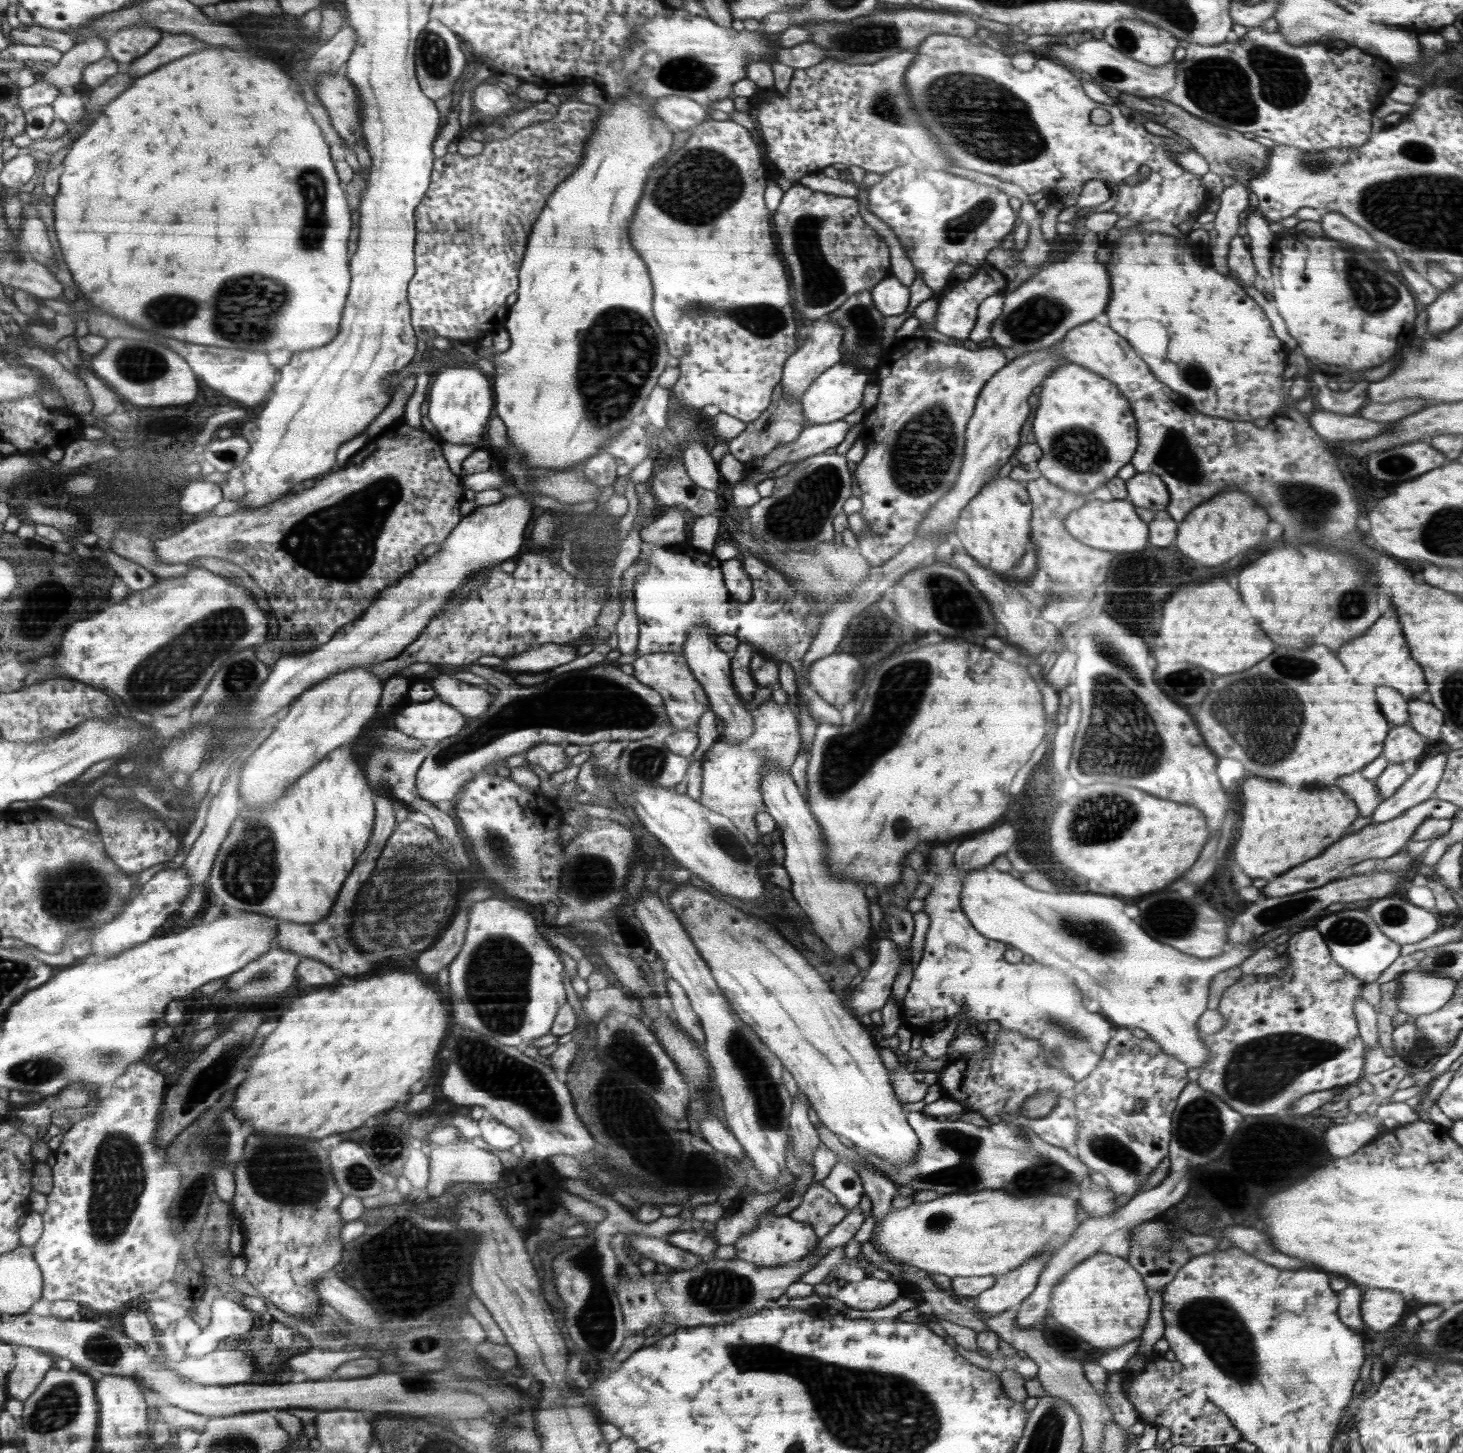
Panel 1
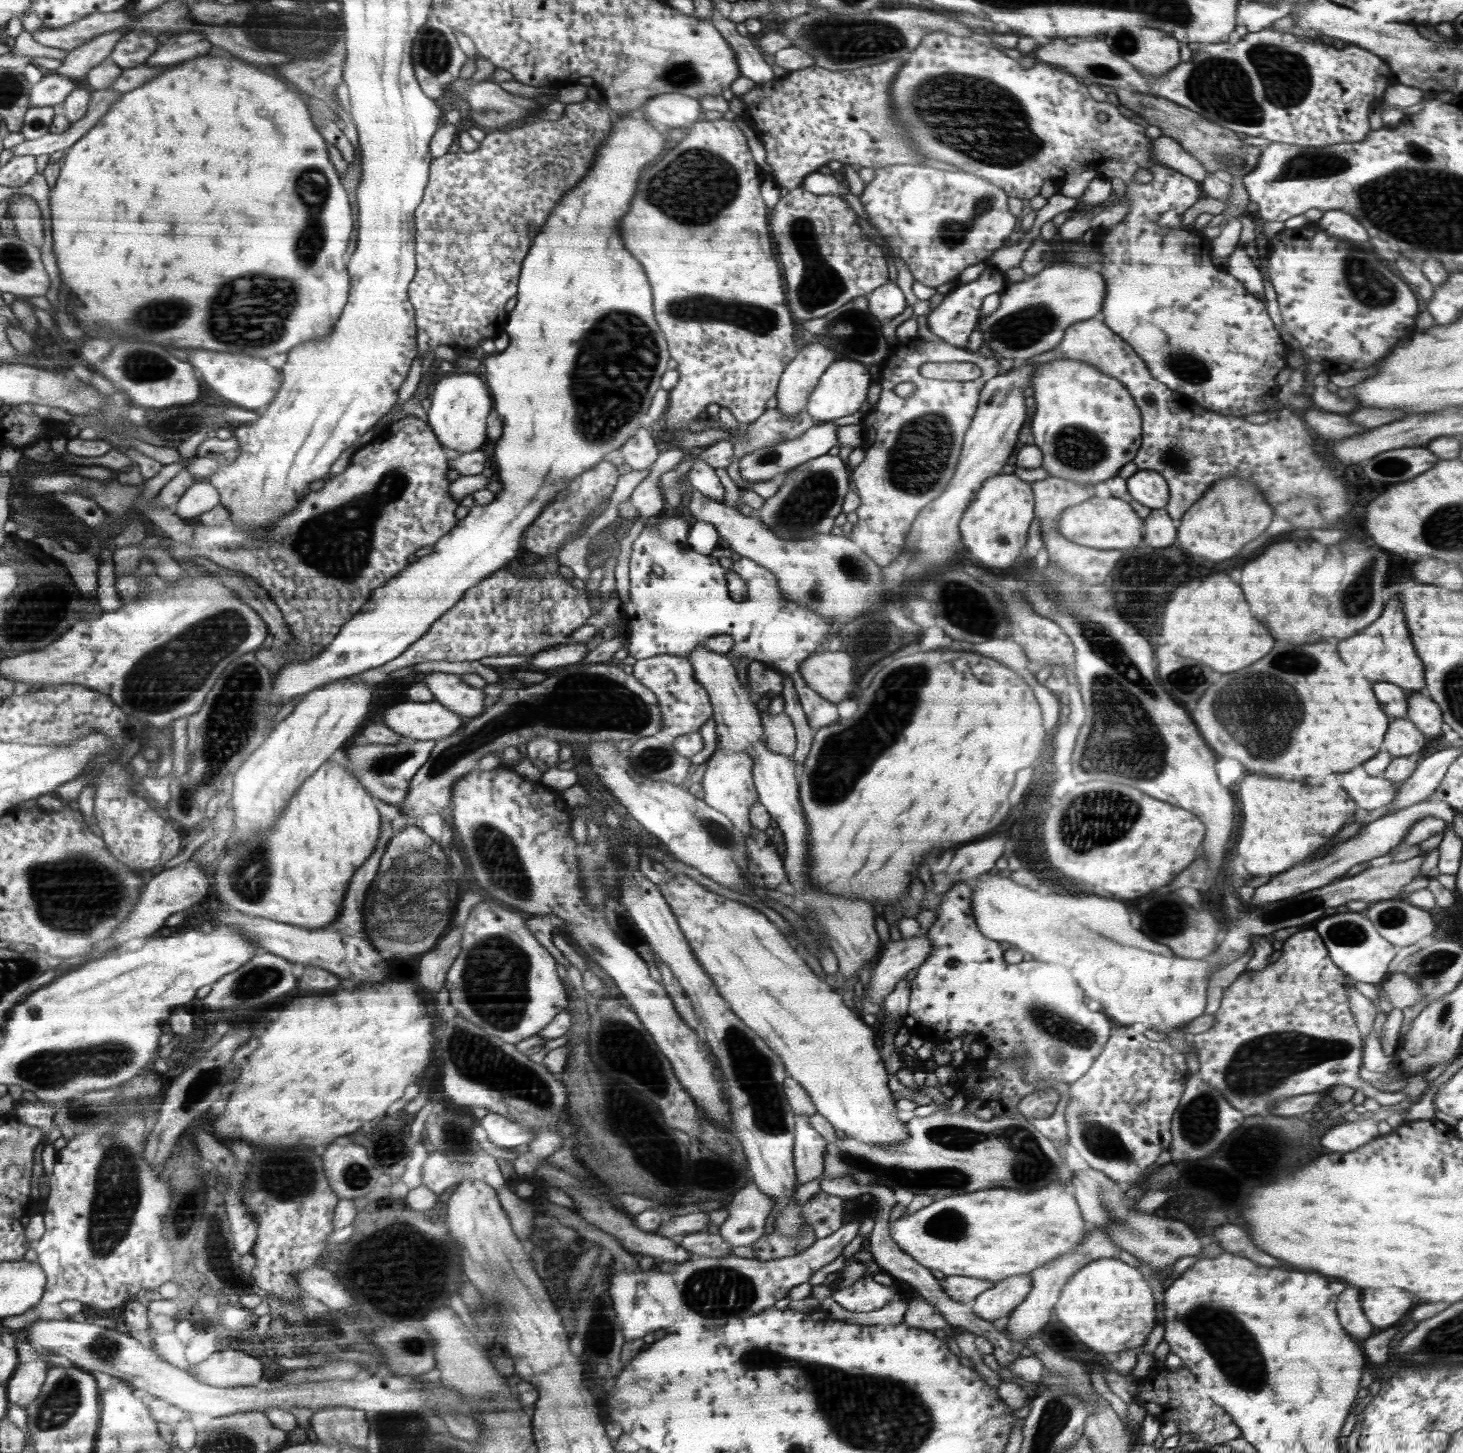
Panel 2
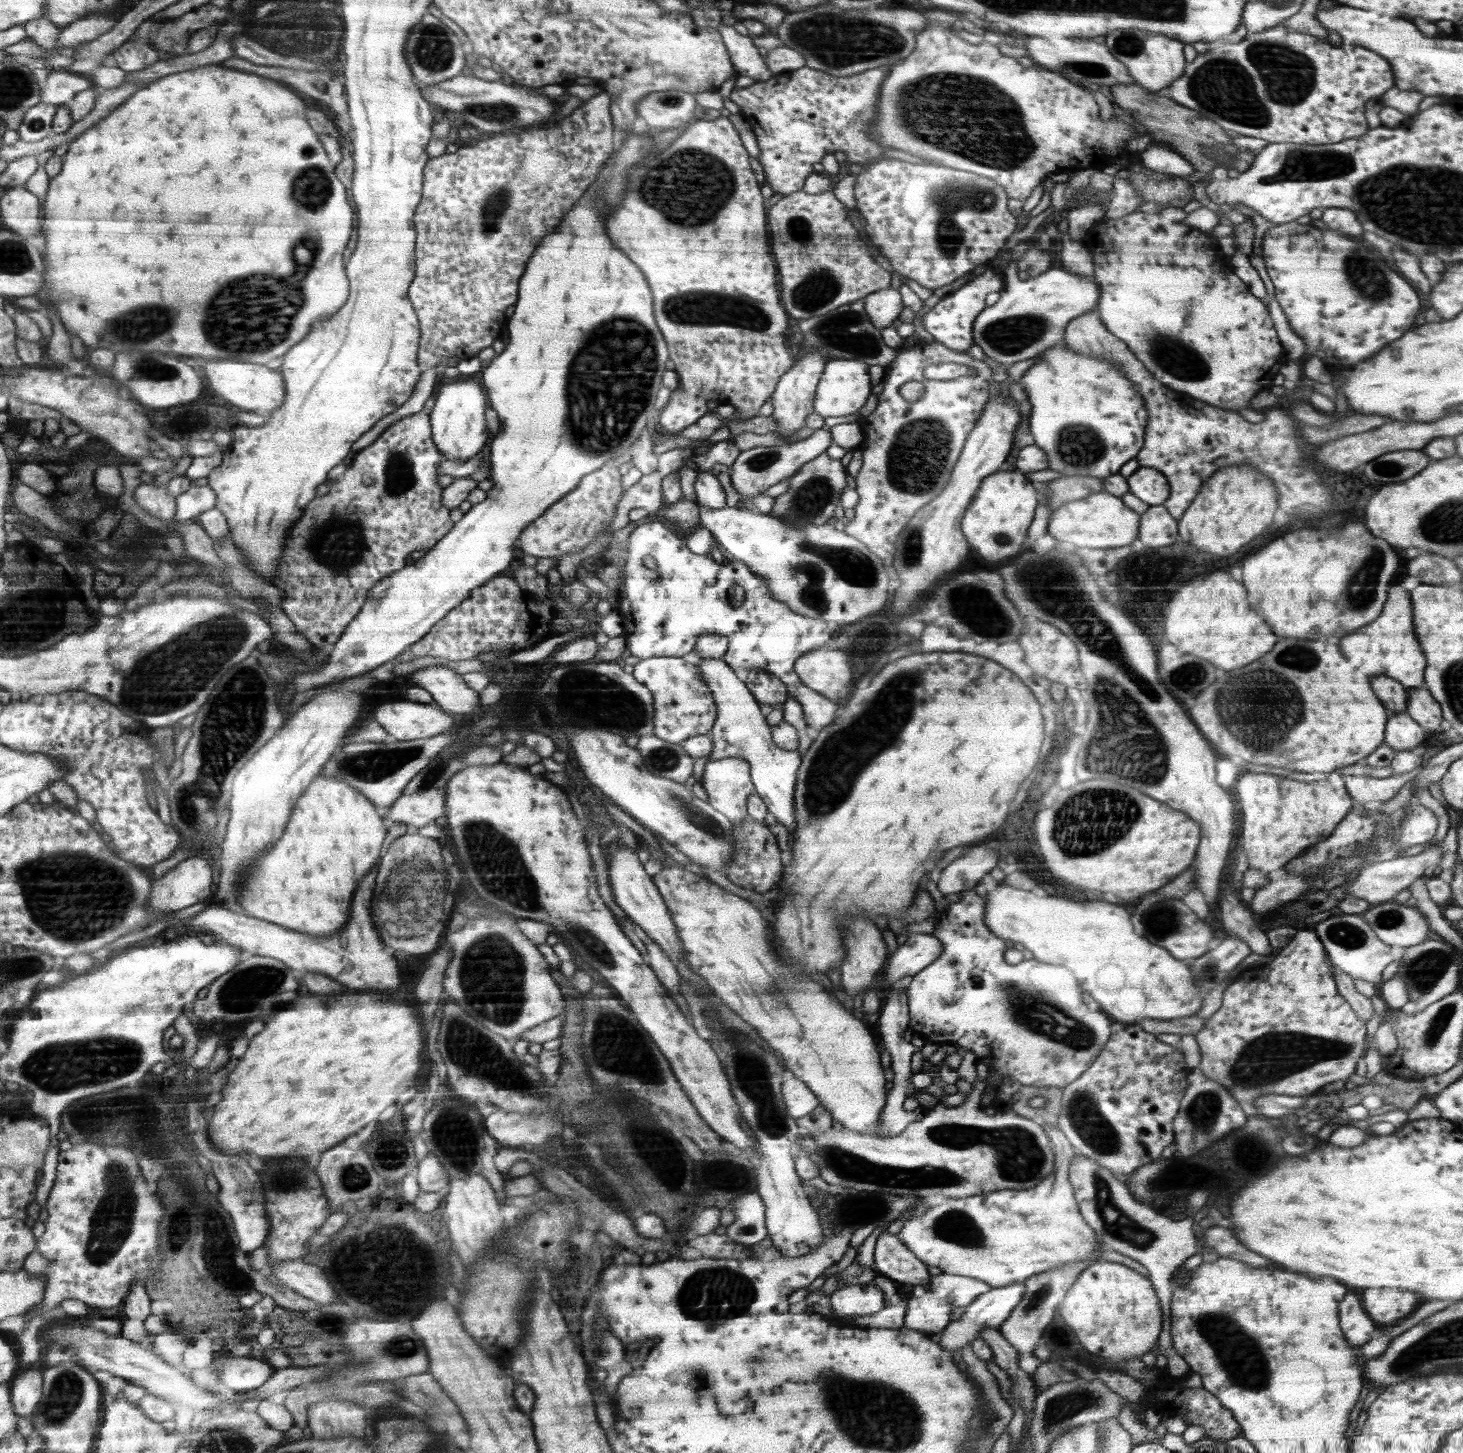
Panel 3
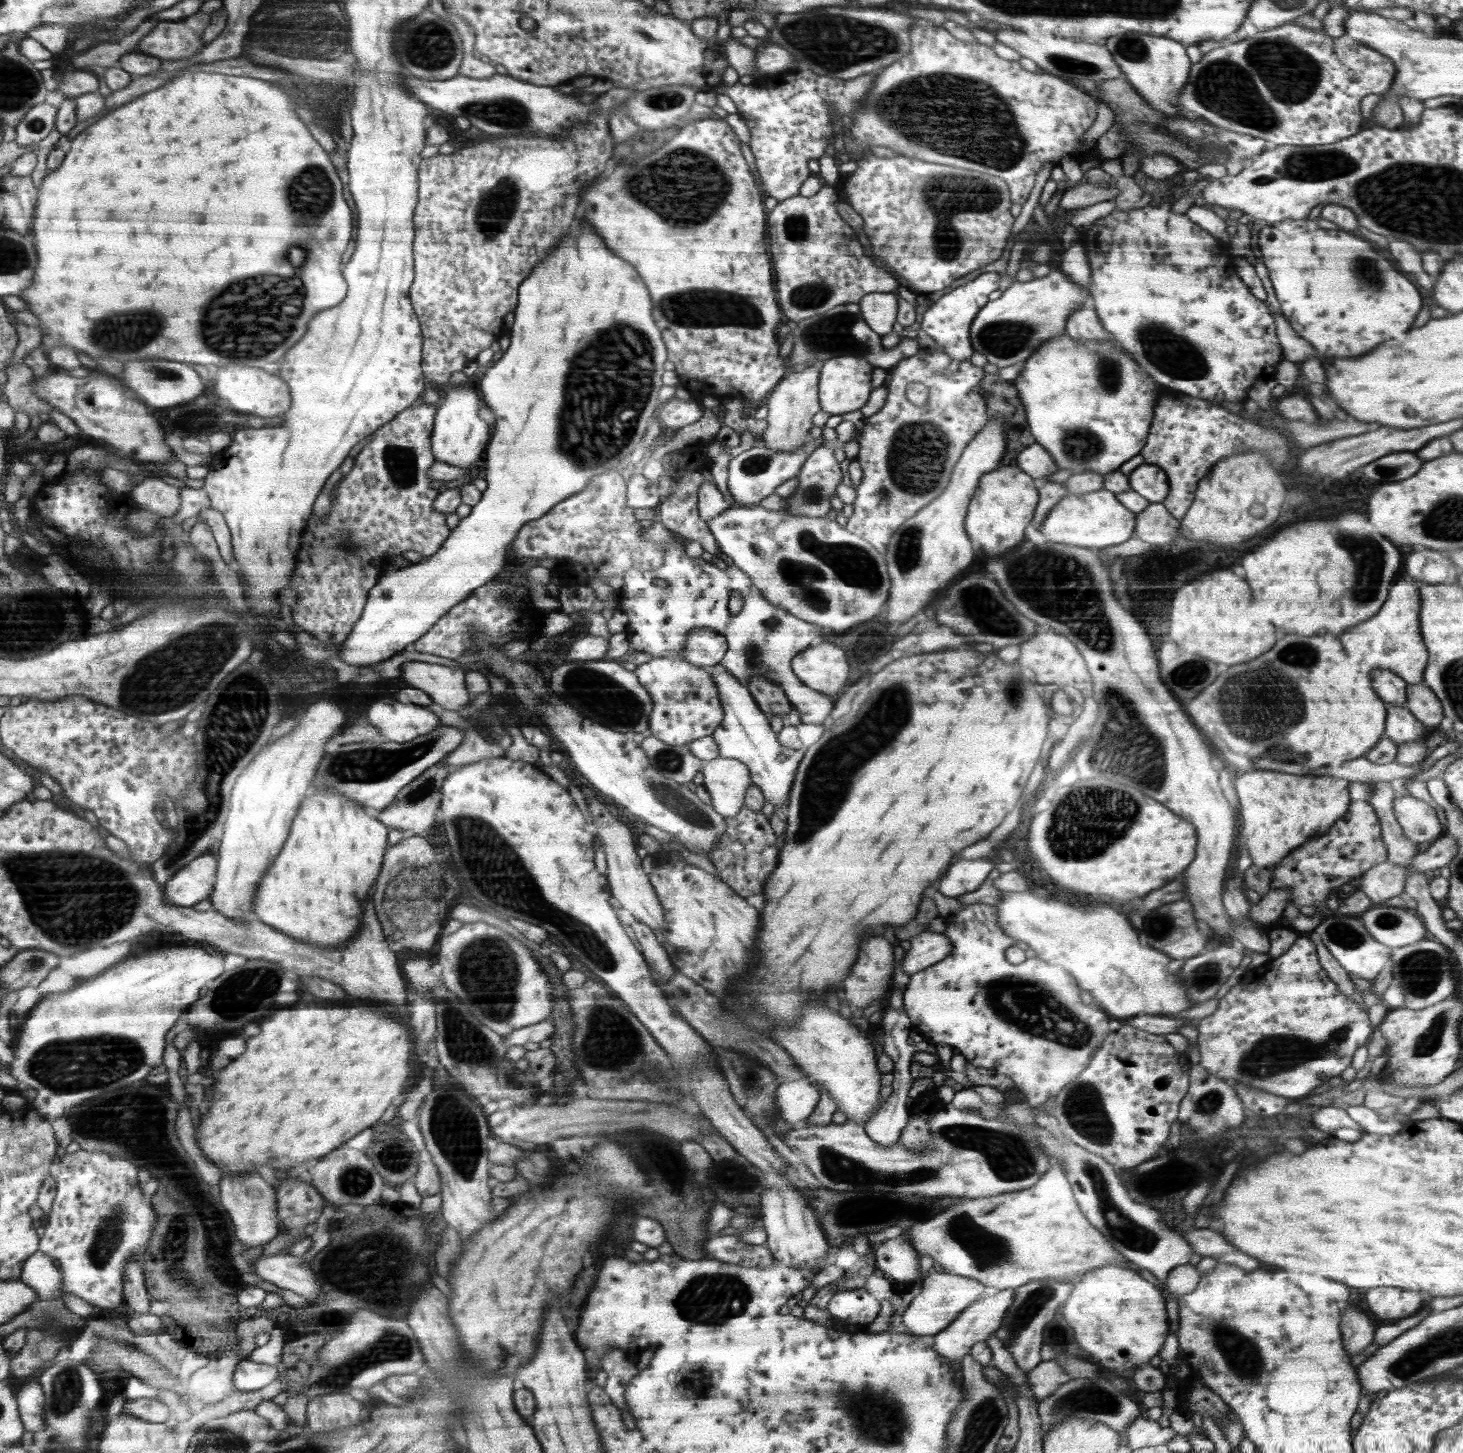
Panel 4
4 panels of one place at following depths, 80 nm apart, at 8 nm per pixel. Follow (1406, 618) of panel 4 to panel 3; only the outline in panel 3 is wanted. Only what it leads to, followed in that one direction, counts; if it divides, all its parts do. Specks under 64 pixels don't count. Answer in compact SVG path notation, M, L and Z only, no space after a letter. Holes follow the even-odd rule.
M1390 585L1384 609L1378 618L1356 632L1343 636L1340 650L1360 668L1366 668L1366 674L1372 676L1390 676L1405 688L1420 688L1424 684L1426 660L1422 647L1414 632L1412 601L1408 590L1398 585Z

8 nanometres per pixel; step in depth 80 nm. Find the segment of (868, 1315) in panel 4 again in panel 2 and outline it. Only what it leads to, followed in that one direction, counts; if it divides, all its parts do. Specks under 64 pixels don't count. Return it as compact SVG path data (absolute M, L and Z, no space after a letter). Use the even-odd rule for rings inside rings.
M867 1276L850 1286L835 1290L832 1299L850 1312L872 1312L888 1304L894 1288L878 1284Z

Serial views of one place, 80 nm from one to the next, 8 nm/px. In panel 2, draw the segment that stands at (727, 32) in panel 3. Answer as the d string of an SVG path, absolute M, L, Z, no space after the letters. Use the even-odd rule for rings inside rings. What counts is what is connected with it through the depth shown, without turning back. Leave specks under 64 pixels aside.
M714 6L710 21L734 48L741 74L766 87L772 85L774 83L772 67L763 59L762 51L756 46L753 37L740 35L736 31L736 23L724 18Z

